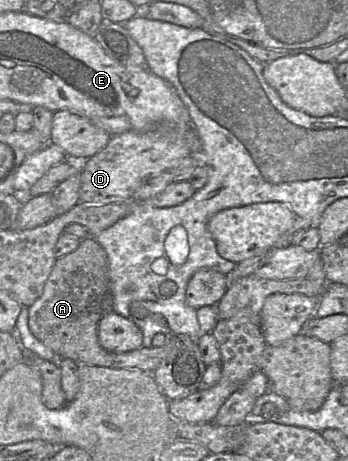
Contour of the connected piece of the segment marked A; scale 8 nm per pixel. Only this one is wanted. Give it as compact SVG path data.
M88 236L81 240L75 251L56 260L42 295L28 308L29 329L36 339L56 354L57 358L68 358L80 365L140 369L153 373L170 354L170 346L173 348L174 335L171 335L166 343L160 347L141 347L124 353L113 353L105 350L99 343L98 325L105 313L108 295L110 295L110 278L107 253L96 238Z

